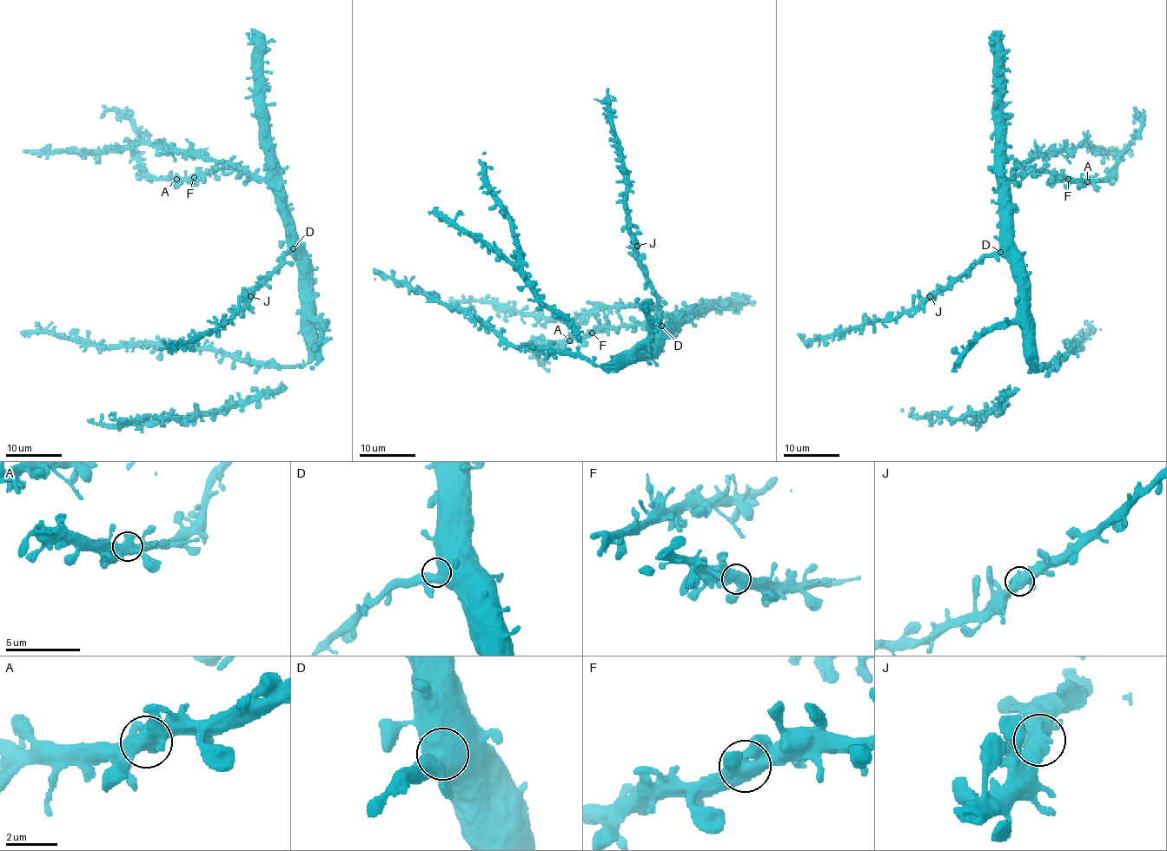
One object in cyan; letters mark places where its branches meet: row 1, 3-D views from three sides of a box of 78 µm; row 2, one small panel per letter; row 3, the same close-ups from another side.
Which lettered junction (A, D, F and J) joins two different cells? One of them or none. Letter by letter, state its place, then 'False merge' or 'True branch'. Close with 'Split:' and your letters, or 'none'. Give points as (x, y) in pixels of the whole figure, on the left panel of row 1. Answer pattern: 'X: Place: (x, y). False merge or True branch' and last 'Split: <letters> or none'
A: Place: (176, 179). True branch
D: Place: (293, 248). True branch
F: Place: (194, 177). True branch
J: Place: (250, 296). True branch
Split: none

